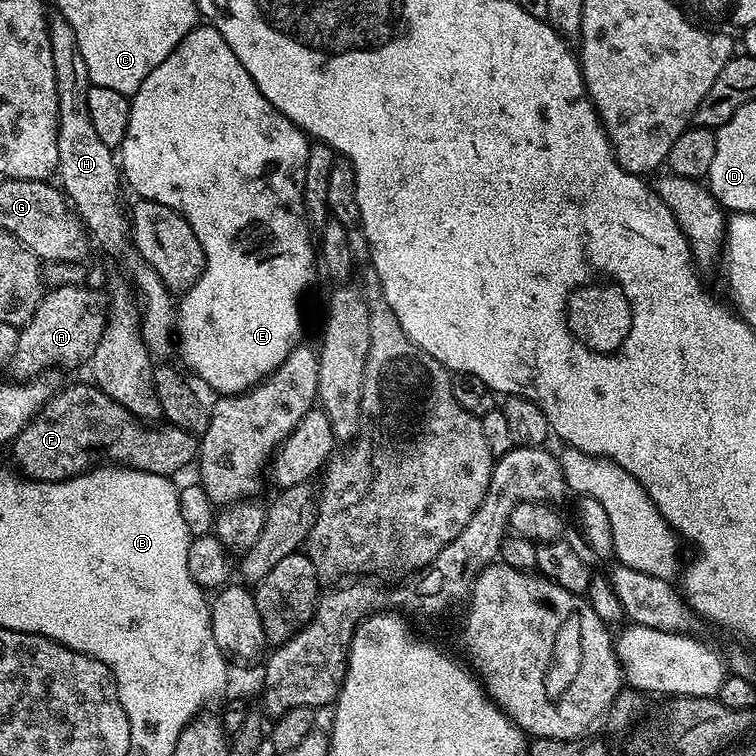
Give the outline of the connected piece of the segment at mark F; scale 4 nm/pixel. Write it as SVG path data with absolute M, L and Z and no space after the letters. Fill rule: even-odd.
M87 382L88 384L72 384L69 388L61 387L57 391L56 395L44 405L44 409L34 416L26 427L24 427L16 436L16 439L12 441L10 445L10 451L12 451L12 460L17 464L15 467L19 469L21 473L27 479L30 480L68 480L72 476L80 476L82 473L87 472L89 468L97 467L98 460L96 460L96 452L101 456L101 461L107 462L112 466L120 466L126 468L133 468L134 470L142 470L143 472L153 472L159 476L167 476L169 478L175 477L175 472L180 472L188 463L195 461L198 456L198 440L195 435L186 430L182 430L178 426L167 422L157 423L155 426L149 426L147 423L141 422L136 417L131 416L122 406L118 406L111 398L108 397L104 391L96 387L95 383Z

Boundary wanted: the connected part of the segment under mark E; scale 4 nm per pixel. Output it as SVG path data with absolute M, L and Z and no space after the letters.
M197 26L174 46L174 50L142 82L140 89L130 97L130 122L126 126L126 138L118 149L118 167L123 179L137 193L141 200L162 202L162 206L170 206L198 234L198 242L202 242L204 251L204 273L191 290L183 293L178 300L178 352L184 355L188 368L204 384L209 384L216 394L234 396L237 392L247 392L271 376L273 370L282 364L284 359L292 353L292 349L301 343L300 331L304 328L304 316L300 313L300 299L308 288L316 268L318 272L318 252L314 247L314 240L310 235L308 221L304 219L304 179L306 178L306 162L310 147L309 137L290 118L286 118L273 104L258 90L254 78L246 74L246 66L238 62L238 54L226 46L222 34L211 26Z

